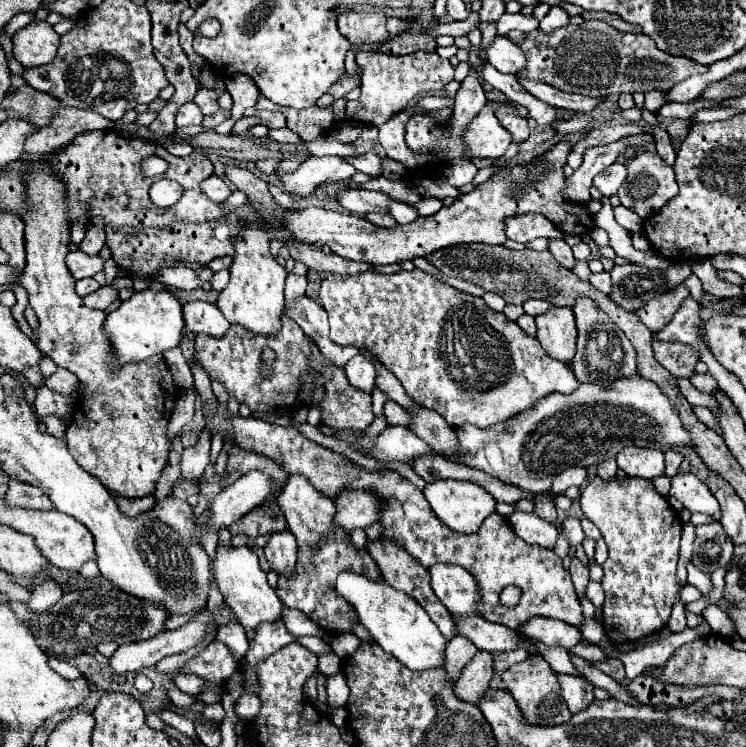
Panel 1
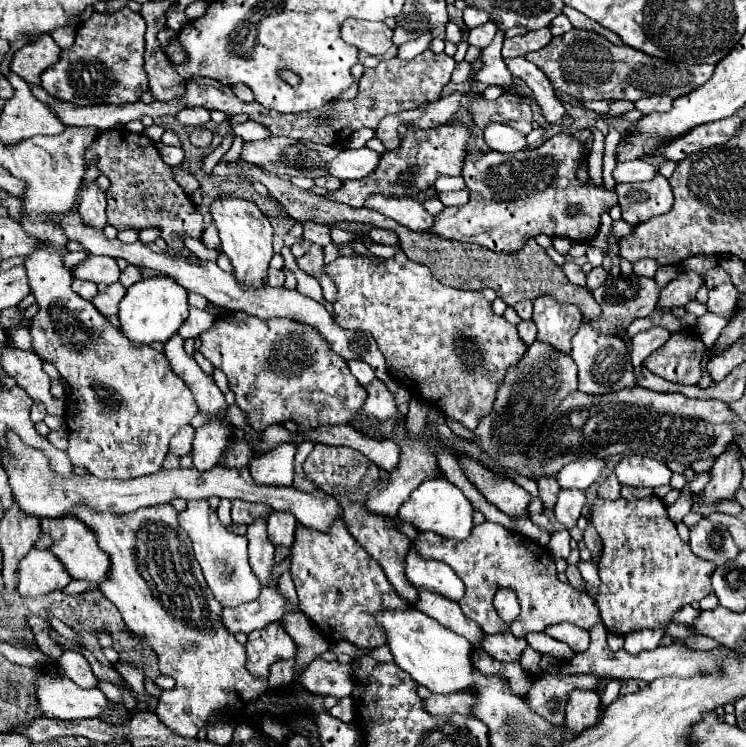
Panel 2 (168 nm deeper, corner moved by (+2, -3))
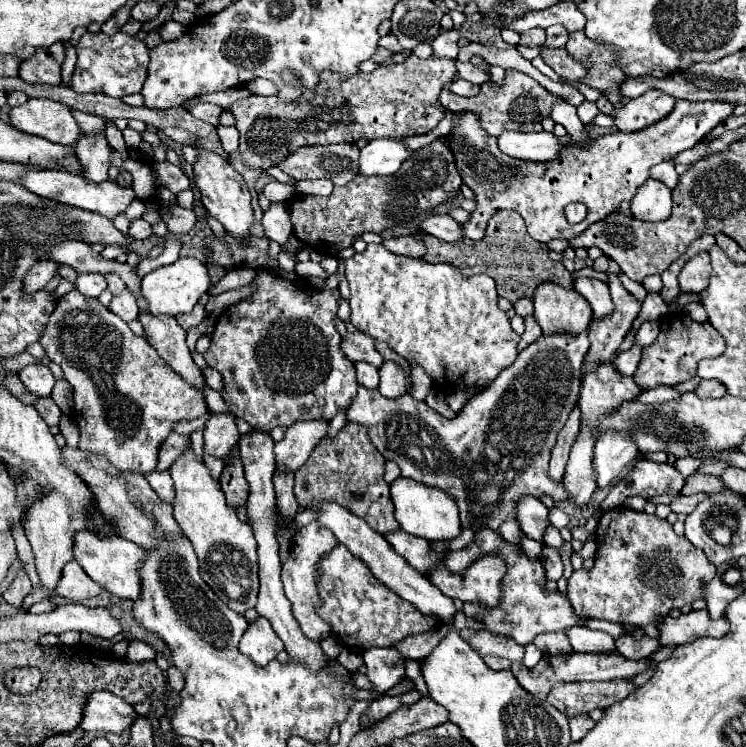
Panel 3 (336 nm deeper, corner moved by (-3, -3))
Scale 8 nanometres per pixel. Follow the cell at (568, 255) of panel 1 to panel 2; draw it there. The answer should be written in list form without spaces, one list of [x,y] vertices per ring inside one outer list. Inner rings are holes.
[[[565,262],[561,268],[563,268],[565,276],[567,276],[573,284],[579,284],[579,286],[585,286],[585,284],[587,284],[587,282],[585,282],[585,272],[583,272],[577,264],[573,264],[573,262]]]

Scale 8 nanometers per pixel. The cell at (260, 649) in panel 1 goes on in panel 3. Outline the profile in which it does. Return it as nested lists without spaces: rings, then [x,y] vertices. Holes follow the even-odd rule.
[[[258,616],[254,622],[250,622],[248,630],[240,640],[240,652],[250,656],[260,666],[272,662],[282,650],[284,650],[282,640],[276,636],[276,632],[272,630],[270,622],[264,616]]]

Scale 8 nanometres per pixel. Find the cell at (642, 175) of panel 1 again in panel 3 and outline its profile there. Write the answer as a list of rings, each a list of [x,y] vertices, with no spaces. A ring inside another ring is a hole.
[[[648,178],[632,198],[630,210],[638,220],[666,220],[672,210],[672,192],[666,184]]]

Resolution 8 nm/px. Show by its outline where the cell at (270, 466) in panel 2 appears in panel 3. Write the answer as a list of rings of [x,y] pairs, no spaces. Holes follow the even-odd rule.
[[[328,420],[294,422],[286,428],[284,438],[276,442],[276,462],[282,472],[296,472],[312,454],[316,444],[326,436]]]

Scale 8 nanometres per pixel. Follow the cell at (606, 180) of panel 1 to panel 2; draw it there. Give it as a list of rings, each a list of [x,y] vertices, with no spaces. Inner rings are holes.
[[[629,160],[629,162],[617,162],[613,170],[615,182],[641,182],[651,180],[651,176],[657,174],[657,168],[643,160]]]

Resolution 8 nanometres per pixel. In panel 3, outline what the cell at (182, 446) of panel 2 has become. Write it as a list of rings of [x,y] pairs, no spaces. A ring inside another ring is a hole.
[[[172,432],[172,434],[160,444],[156,470],[158,470],[158,472],[168,470],[168,468],[172,466],[172,462],[176,460],[176,456],[180,456],[180,452],[182,452],[188,444],[190,444],[190,436],[180,436],[180,434]]]

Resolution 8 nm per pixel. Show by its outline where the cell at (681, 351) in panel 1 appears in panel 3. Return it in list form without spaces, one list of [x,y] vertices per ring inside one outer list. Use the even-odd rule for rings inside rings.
[[[668,314],[664,320],[660,320],[660,334],[656,342],[642,350],[642,360],[632,378],[640,386],[640,390],[654,388],[660,384],[676,386],[684,380],[694,378],[696,366],[702,358],[722,356],[724,350],[726,350],[726,342],[720,336],[720,332],[712,328],[712,324],[696,322],[686,314]]]

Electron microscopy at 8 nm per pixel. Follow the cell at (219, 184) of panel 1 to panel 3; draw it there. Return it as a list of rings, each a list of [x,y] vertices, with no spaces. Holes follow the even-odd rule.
[[[154,160],[150,166],[154,168],[154,172],[156,172],[156,176],[158,176],[158,184],[164,186],[164,188],[168,188],[170,192],[178,194],[178,192],[190,188],[190,180],[184,176],[184,172],[180,170],[180,166],[170,164],[170,162],[166,162],[166,160],[164,160],[164,162]]]

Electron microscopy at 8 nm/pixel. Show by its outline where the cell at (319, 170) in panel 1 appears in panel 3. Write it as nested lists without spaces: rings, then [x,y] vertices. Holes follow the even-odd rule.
[[[376,138],[360,150],[362,176],[390,176],[396,174],[404,160],[412,158],[414,150],[398,138]]]

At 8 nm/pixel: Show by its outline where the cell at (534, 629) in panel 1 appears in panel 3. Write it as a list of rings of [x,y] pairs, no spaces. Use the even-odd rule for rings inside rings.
[[[572,626],[566,630],[566,636],[576,652],[612,652],[614,650],[614,638],[606,632],[588,630],[584,626]]]

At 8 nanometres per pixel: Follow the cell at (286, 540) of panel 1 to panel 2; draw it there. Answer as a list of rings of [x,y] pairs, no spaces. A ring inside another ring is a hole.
[[[273,512],[267,520],[271,544],[275,548],[279,548],[279,546],[289,548],[293,544],[295,526],[297,526],[297,520],[295,520],[295,516],[291,516],[291,512]]]

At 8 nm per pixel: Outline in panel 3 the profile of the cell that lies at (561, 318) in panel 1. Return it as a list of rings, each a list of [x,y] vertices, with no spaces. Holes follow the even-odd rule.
[[[544,282],[534,290],[534,318],[542,332],[582,332],[592,320],[590,304],[574,290]]]

